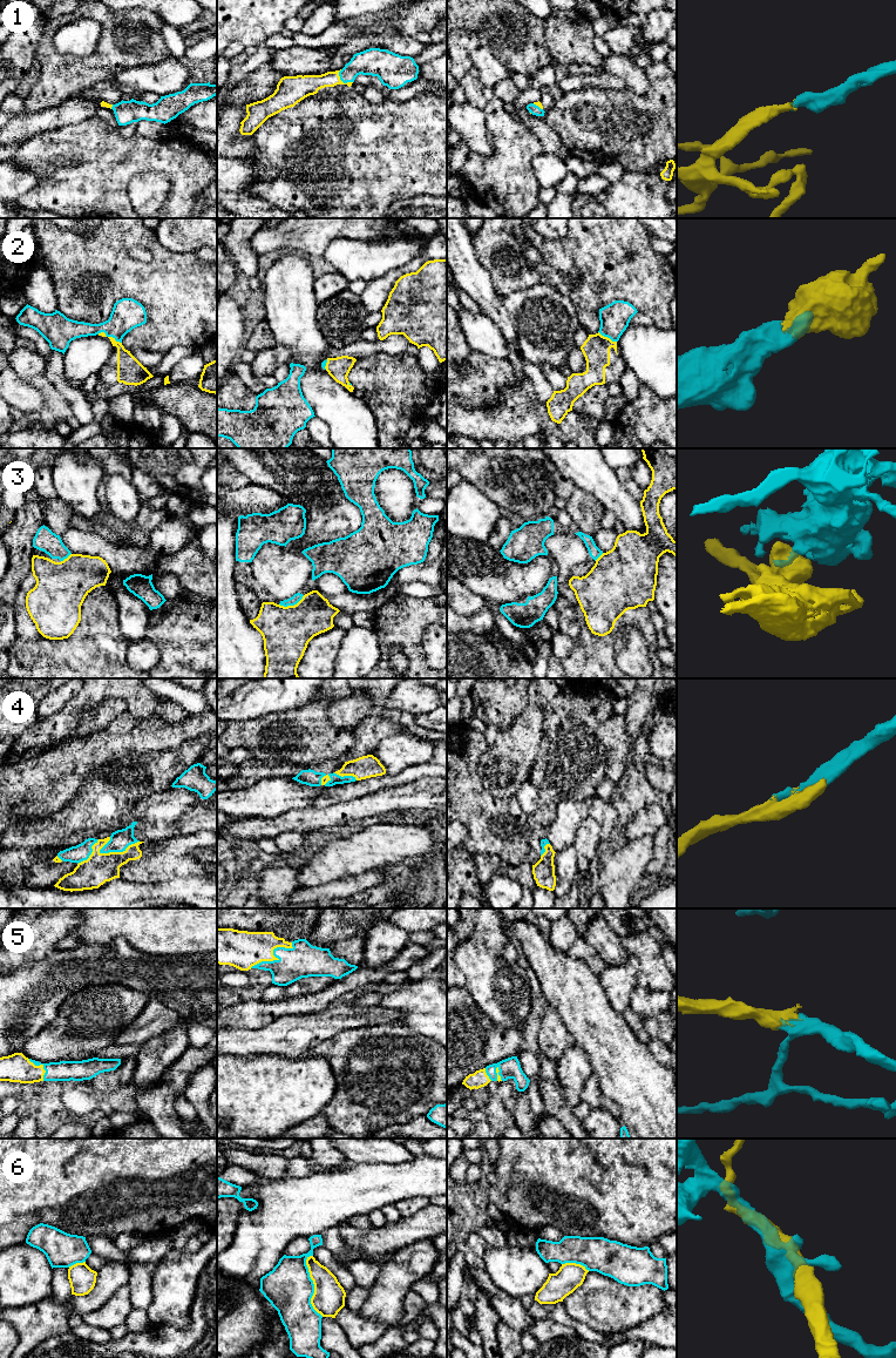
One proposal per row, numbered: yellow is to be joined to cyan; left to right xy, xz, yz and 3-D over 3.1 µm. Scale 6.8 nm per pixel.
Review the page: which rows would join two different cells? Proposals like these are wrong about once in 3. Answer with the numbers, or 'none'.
3, 6

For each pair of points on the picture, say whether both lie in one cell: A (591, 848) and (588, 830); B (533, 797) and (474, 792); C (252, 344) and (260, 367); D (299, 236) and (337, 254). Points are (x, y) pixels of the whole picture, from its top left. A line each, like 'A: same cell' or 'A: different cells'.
A: same cell
B: different cells
C: different cells
D: different cells

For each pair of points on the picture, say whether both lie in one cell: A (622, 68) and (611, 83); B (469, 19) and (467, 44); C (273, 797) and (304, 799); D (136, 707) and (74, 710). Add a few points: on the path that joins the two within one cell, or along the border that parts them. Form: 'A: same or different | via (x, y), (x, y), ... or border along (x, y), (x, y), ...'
A: different | border along (602, 68), (618, 75), (626, 87)
B: different | border along (459, 28), (473, 31), (481, 45)
C: same | via (280, 797), (297, 797)
D: same | via (122, 691), (95, 691), (89, 696)

